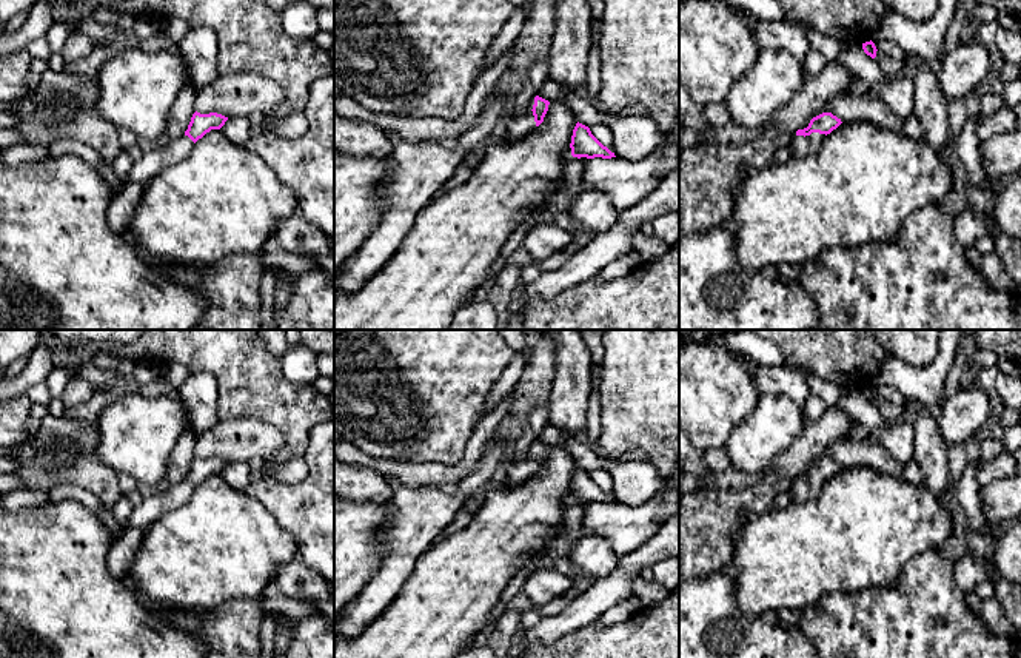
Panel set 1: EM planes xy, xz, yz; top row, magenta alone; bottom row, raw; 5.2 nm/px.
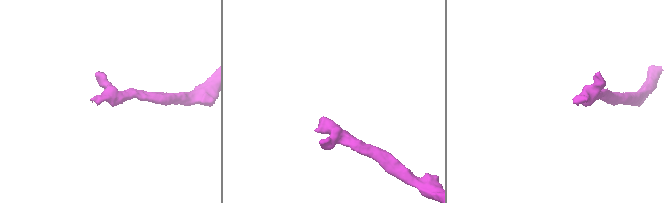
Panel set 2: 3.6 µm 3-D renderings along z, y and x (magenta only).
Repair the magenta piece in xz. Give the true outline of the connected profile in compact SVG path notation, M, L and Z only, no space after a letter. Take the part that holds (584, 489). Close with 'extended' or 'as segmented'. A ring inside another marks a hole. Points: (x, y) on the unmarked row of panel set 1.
M576 468L571 481L571 501L573 502L602 502L602 504L611 504L616 502L614 498L611 498L607 492L604 492L590 476L588 472L582 468Z; as segmented

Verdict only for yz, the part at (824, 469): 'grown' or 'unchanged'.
grown

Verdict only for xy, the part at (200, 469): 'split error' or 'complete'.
split error

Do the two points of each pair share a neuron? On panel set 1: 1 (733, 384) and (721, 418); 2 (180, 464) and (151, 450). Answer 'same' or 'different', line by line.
1: same
2: different

